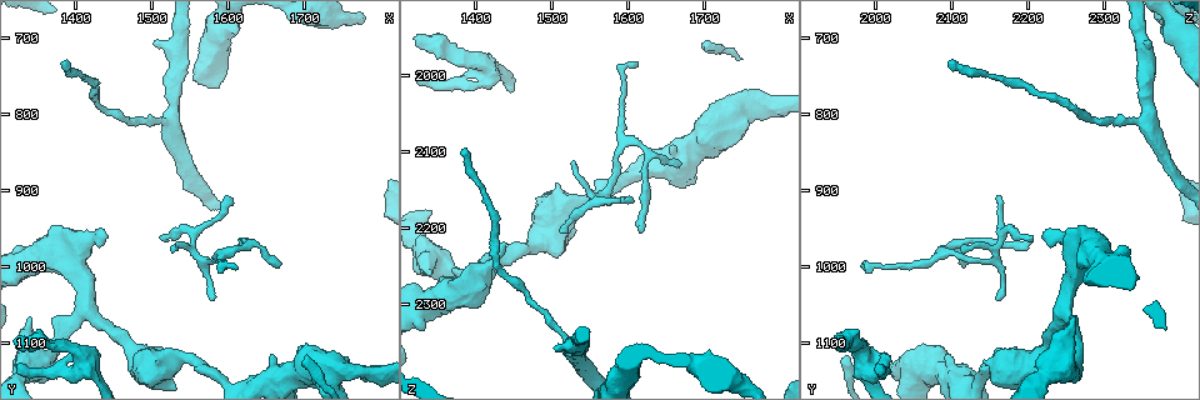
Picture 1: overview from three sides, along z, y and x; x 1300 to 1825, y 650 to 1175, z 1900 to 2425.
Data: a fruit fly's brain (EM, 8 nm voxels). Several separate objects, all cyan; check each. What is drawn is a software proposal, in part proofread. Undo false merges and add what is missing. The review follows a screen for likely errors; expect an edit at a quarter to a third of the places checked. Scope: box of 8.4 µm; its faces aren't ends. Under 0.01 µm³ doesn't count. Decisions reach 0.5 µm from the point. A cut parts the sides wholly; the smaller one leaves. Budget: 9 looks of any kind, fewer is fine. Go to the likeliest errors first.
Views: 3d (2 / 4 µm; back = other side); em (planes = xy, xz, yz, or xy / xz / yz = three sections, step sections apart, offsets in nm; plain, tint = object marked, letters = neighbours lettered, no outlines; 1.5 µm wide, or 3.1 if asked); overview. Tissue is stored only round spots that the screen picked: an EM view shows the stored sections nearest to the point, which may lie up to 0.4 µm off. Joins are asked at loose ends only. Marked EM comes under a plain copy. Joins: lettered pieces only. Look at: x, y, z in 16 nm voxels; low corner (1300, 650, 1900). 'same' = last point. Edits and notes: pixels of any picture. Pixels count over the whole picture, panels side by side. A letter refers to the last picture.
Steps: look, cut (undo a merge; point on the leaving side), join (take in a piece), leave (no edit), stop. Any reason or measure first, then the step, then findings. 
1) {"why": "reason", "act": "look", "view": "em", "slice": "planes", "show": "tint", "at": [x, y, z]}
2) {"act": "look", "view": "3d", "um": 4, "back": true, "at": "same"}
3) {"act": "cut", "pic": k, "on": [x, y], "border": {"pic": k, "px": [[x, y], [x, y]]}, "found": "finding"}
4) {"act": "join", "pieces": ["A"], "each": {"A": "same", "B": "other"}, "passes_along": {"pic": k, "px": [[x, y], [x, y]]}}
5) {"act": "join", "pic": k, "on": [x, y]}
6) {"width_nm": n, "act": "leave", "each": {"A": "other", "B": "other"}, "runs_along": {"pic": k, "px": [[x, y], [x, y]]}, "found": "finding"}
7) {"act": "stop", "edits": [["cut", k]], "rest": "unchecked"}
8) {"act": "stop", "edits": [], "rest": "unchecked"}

{"why": "an open end", "act": "look", "view": "em", "slice": "xz", "step": 4, "show": "tint", "at": [1665, 995, 2115]}

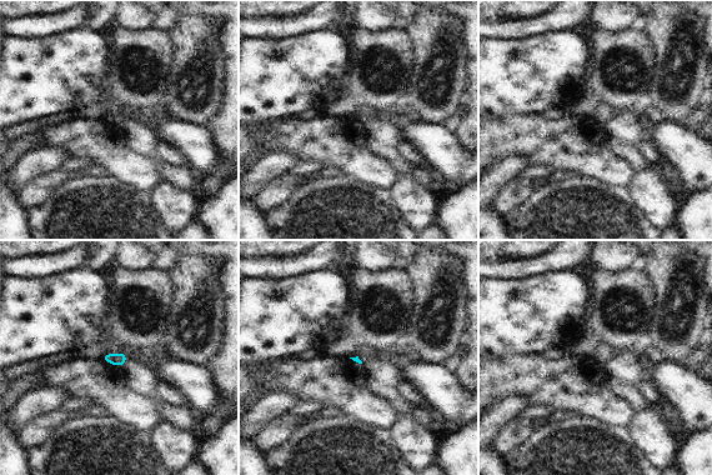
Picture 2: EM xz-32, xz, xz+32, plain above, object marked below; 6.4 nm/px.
{"why": "another direction", "act": "look", "view": "em", "slice": "planes", "show": "letters", "at": "same"}

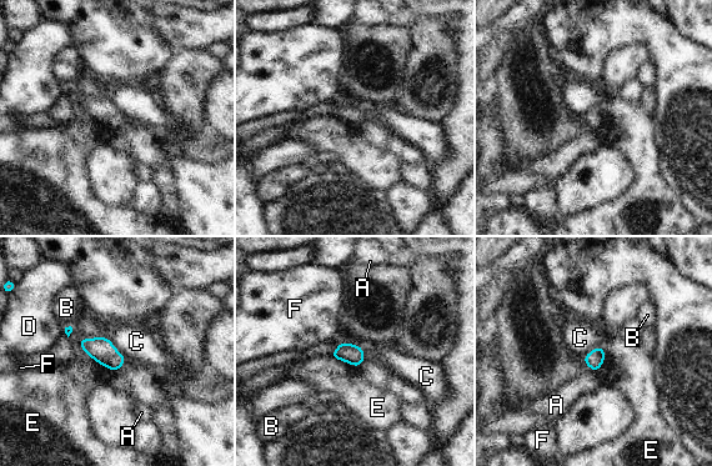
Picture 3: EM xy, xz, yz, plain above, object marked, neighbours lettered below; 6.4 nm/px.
{"width_nm": 110, "act": "leave", "each": {"A": "other", "B": "other", "C": "other", "D": "other", "E": "other", "F": "other"}, "border": {"pic": 3, "px": [[109, 340], [126, 359]]}, "found": "none of them fits"}

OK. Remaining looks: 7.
{"why": "free end", "act": "look", "view": "em", "slice": "xy", "step": 4, "show": "tint", "at": [1385, 1120, 2020]}

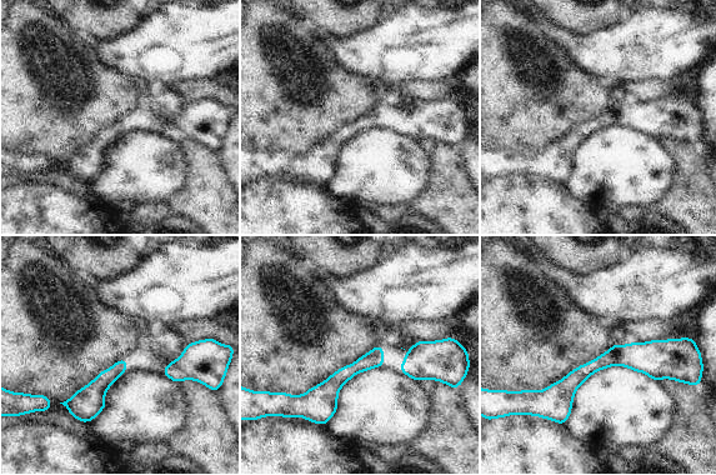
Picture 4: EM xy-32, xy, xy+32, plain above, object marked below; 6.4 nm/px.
{"why": "another direction", "act": "look", "view": "em", "slice": "planes", "show": "letters", "at": "same"}

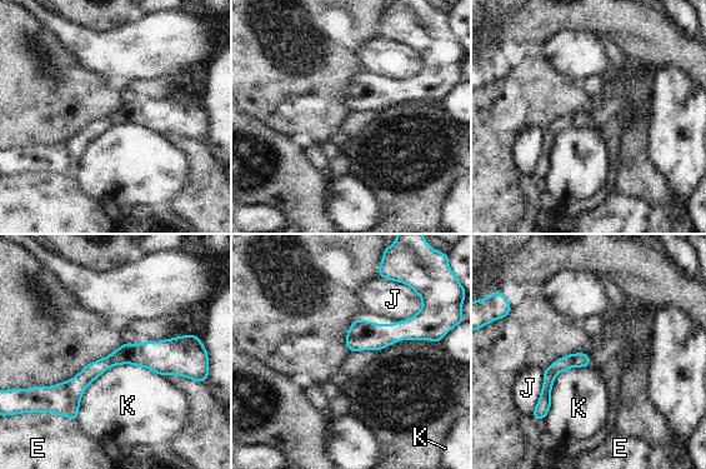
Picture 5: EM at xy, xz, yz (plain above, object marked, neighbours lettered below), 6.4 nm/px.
{"longest_contact_nm": ["K", 550], "act": "leave", "each": {"E": "other", "J": "other", "K": "other"}, "runs_along": {"pic": 5, "px": [[184, 350], [120, 355], [71, 390], [49, 389]]}, "found": "none of them fits"}

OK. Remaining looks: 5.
{"why": "free end", "act": "look", "view": "em", "slice": "xy", "step": 4, "show": "tint", "at": [1515, 965, 2205]}

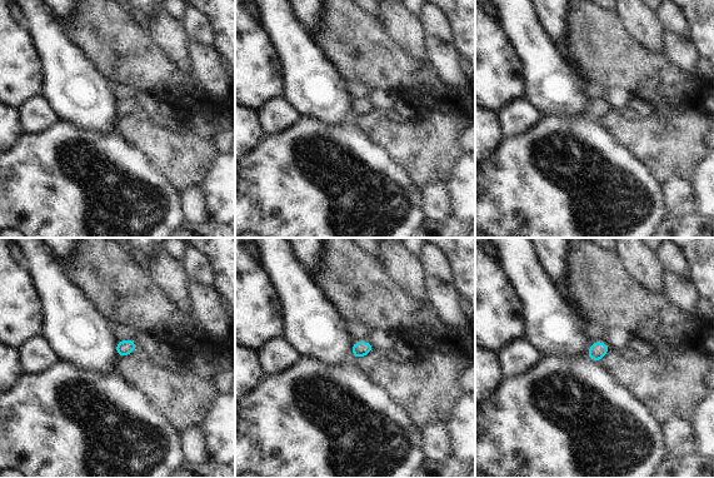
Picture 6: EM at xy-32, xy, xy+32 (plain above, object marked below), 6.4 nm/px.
{"why": "cut it another way", "act": "look", "view": "em", "slice": "planes", "show": "letters", "at": "same"}

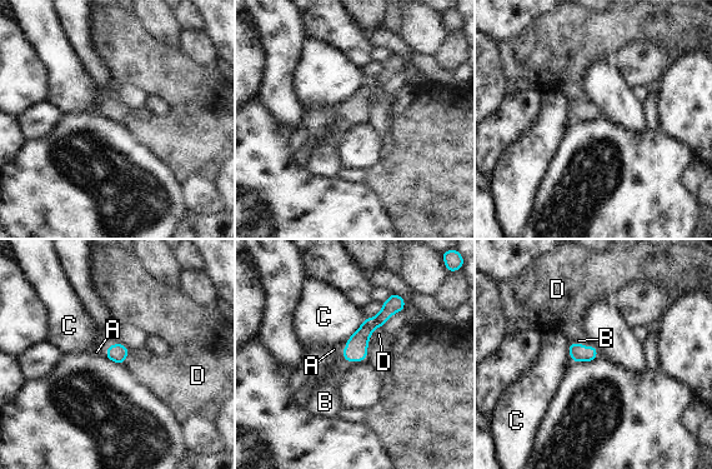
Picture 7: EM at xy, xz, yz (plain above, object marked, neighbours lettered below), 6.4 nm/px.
{"act": "join", "pieces": ["B"], "each": {"A": "other", "B": "same", "C": "other", "D": "other"}, "passes_along": {"pic": 7, "px": [[356, 349], [346, 360], [325, 393]]}, "found": "it goes on there"}

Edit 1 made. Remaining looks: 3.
{"act": "look", "view": "overview"}

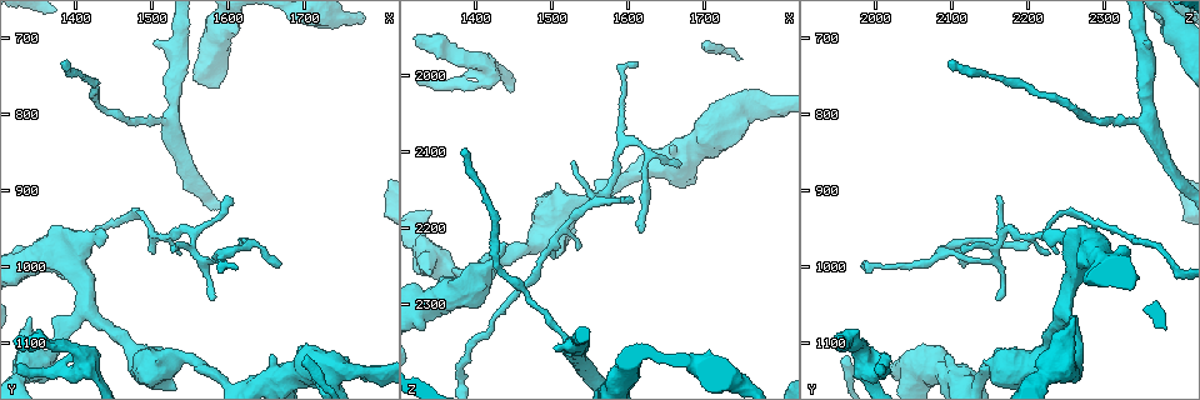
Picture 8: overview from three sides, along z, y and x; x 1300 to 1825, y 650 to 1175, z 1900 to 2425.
{"why": "tapers out", "act": "look", "view": "em", "slice": "planes", "show": "letters", "at": [1390, 730, 2095]}

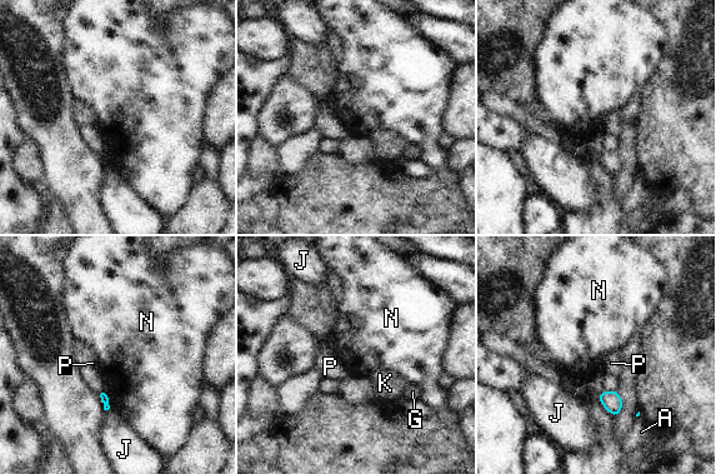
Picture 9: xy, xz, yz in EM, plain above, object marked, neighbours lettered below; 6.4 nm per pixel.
{"act": "leave", "each": {"A": "other", "G": "other", "J": "other", "K": "other", "N": "other", "P": "other"}, "found": "none of them fits"}

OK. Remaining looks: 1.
{"act": "stop", "edits": [["join", 7]], "rest": "unchecked"}

